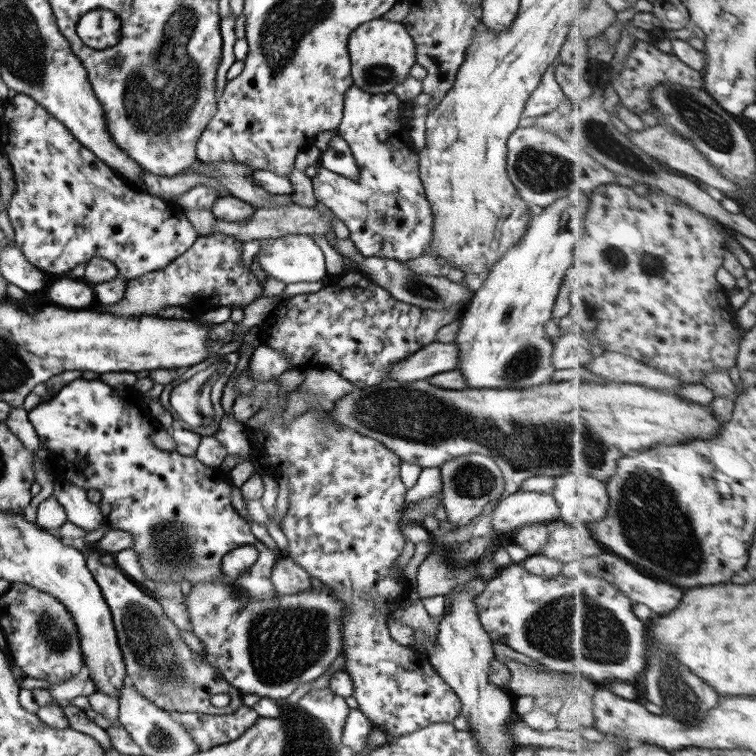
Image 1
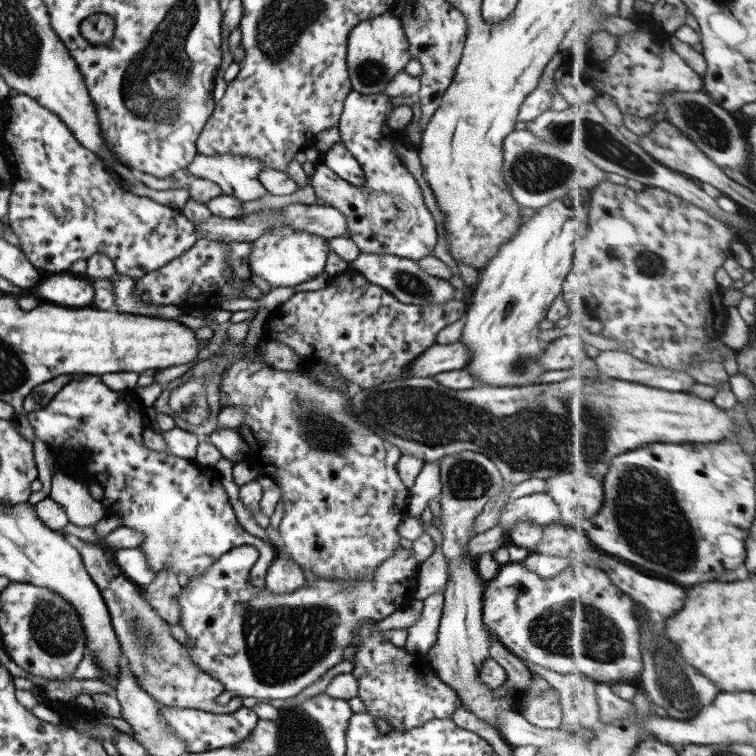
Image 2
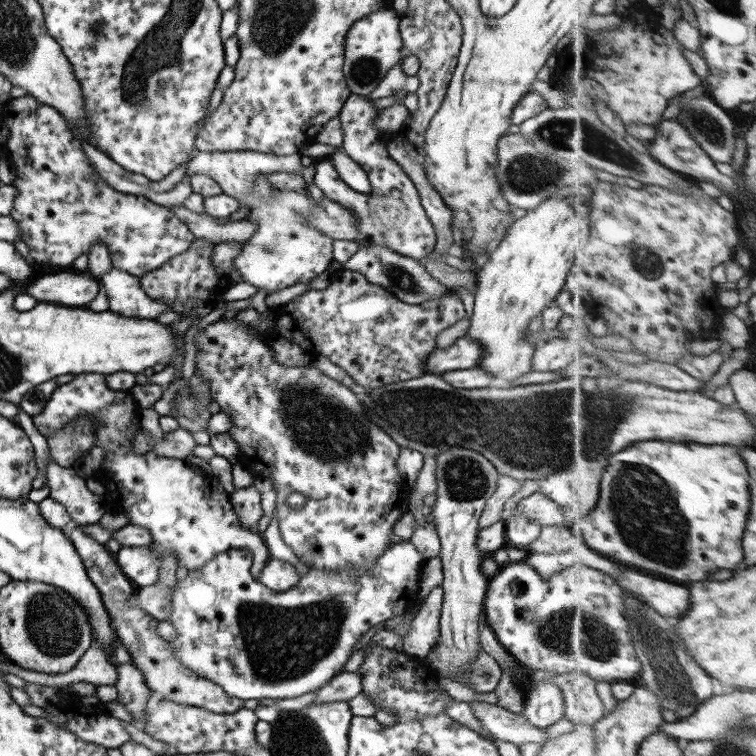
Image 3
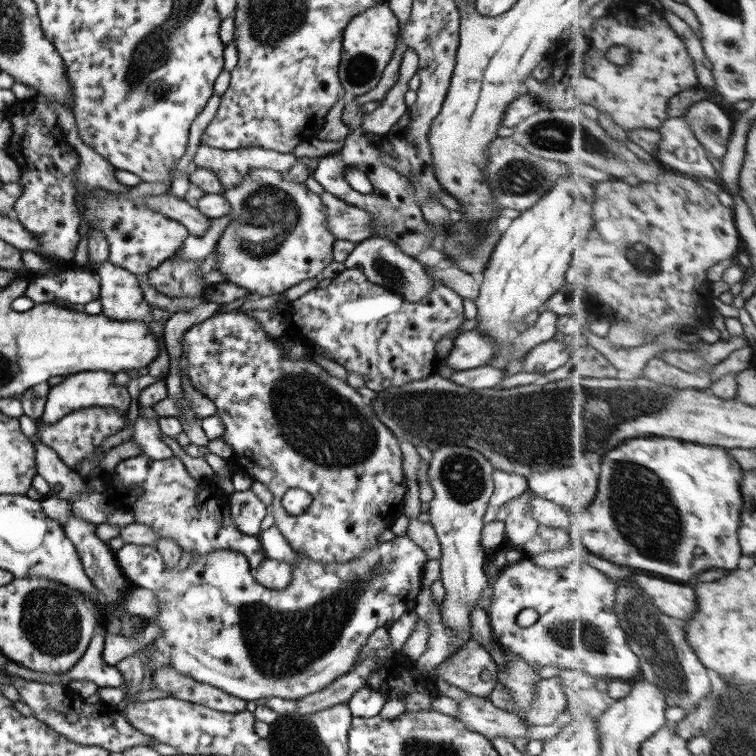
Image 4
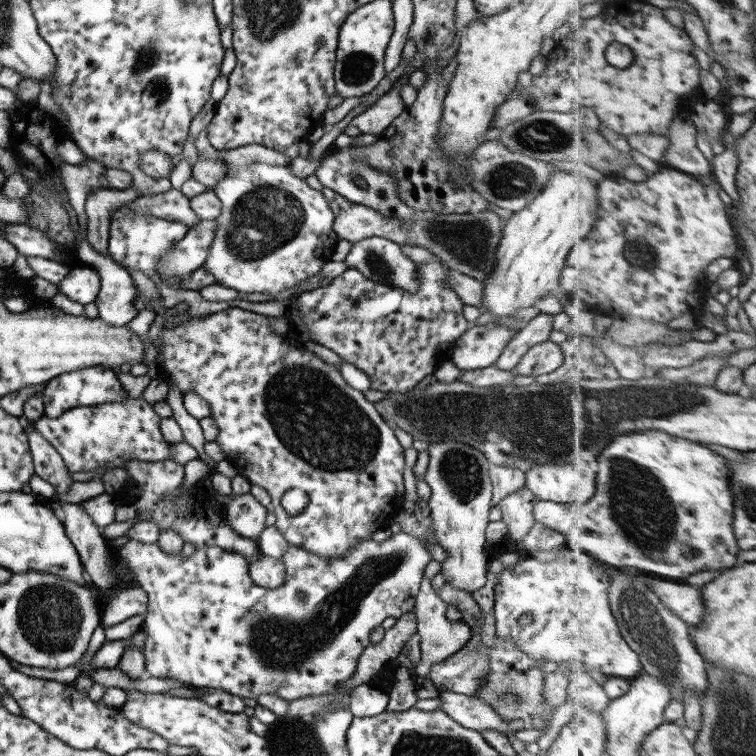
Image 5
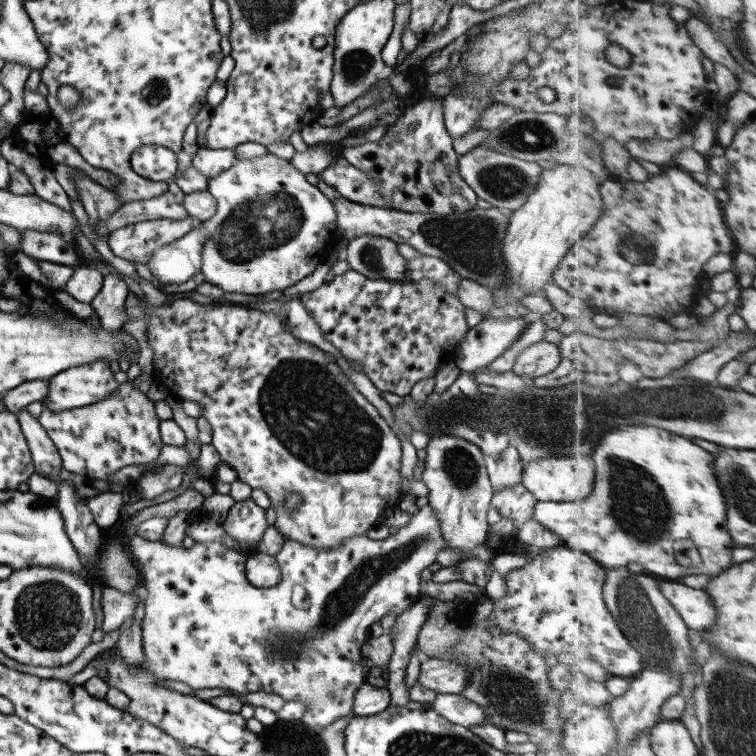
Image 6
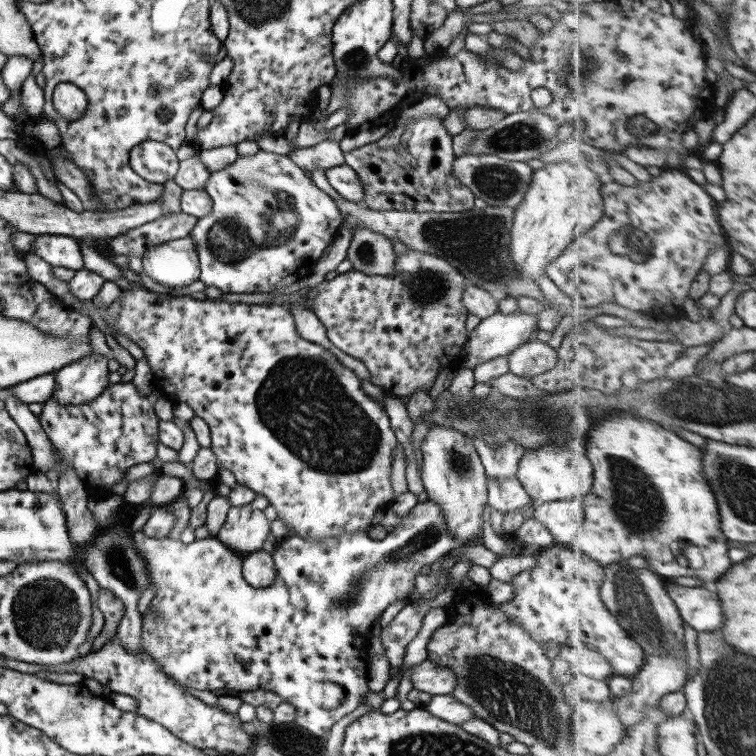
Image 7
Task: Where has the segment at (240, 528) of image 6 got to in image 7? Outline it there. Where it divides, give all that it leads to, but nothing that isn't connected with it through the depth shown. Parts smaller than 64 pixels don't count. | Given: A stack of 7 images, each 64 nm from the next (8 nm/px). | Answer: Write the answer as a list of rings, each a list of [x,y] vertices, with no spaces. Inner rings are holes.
[[[244,504],[228,510],[226,521],[215,538],[243,559],[262,551],[270,531],[271,523],[265,513]]]

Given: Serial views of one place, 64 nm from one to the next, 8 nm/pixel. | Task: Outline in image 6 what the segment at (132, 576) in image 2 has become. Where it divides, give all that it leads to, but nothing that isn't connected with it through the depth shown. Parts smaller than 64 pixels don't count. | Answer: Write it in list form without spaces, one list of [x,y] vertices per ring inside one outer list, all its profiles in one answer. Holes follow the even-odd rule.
[[[430,504],[422,508],[417,508],[416,515],[410,516],[410,523],[404,528],[400,528],[395,534],[389,535],[385,540],[370,540],[367,535],[352,536],[346,540],[342,547],[334,549],[316,549],[308,545],[300,544],[294,540],[286,539],[282,551],[276,556],[278,565],[282,573],[281,581],[270,588],[256,588],[248,584],[245,573],[245,563],[241,553],[224,547],[222,543],[196,543],[192,548],[186,550],[182,546],[172,547],[161,541],[148,541],[134,535],[129,541],[132,559],[136,561],[139,571],[142,572],[142,591],[146,594],[145,608],[146,614],[141,625],[141,639],[143,642],[143,653],[145,654],[145,666],[156,678],[168,680],[180,680],[188,684],[193,689],[200,688],[222,688],[222,690],[232,690],[236,694],[248,694],[249,692],[273,692],[278,694],[285,701],[300,701],[305,704],[307,711],[301,718],[302,722],[322,735],[323,727],[330,724],[338,717],[352,715],[354,693],[359,686],[366,682],[366,674],[362,664],[362,647],[370,639],[370,629],[372,625],[382,621],[386,615],[396,616],[408,611],[408,608],[420,596],[420,574],[430,565],[436,562],[440,552],[446,550],[448,545],[442,539],[440,523],[434,515],[434,509]]]

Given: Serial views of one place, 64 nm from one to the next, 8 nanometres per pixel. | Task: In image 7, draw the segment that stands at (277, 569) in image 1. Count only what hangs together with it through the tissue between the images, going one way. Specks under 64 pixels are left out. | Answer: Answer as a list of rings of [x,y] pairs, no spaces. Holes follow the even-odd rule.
[[[258,551],[246,556],[241,559],[240,568],[244,580],[254,588],[269,587],[277,577],[272,555],[268,552]]]

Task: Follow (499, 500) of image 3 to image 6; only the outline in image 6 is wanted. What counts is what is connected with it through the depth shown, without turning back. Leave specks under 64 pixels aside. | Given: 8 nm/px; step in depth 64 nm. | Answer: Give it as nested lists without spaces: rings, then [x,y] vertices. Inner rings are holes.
[[[509,446],[503,451],[500,458],[493,458],[488,454],[484,456],[493,491],[521,484],[523,464],[515,447]]]

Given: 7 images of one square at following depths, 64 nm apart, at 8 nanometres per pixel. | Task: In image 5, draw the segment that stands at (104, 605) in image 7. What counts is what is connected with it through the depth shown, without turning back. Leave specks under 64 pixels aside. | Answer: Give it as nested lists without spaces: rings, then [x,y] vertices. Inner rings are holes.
[[[140,586],[118,588],[108,594],[107,606],[101,613],[101,626],[112,627],[136,615],[148,613],[149,598]]]

